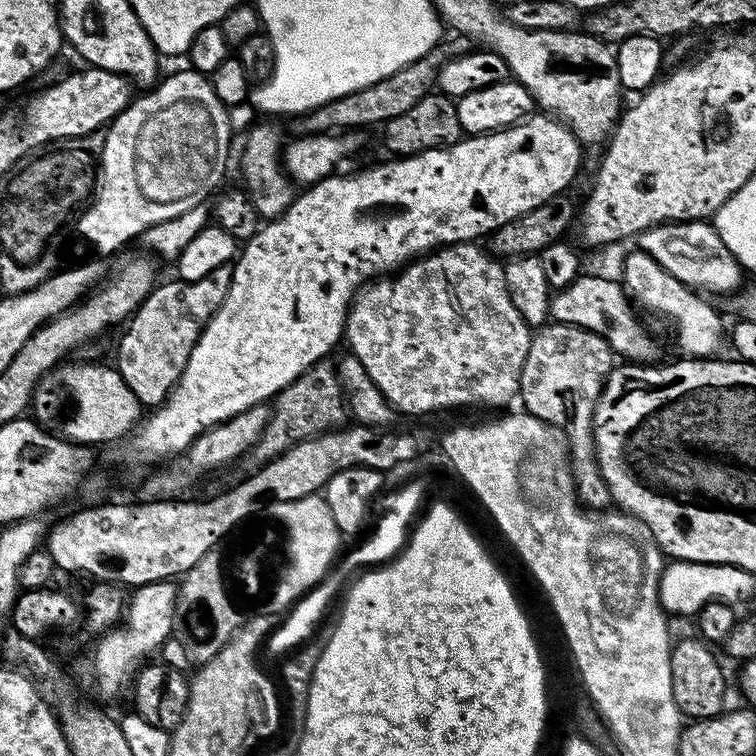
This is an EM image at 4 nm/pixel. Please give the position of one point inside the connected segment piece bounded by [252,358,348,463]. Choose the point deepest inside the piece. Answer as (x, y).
(313, 403)

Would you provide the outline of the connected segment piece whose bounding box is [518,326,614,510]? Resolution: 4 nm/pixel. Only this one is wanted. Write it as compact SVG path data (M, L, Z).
M544 326L532 337L530 350L526 354L526 362L522 366L522 374L520 375L518 400L519 403L524 403L521 404L523 411L530 416L537 416L542 423L550 424L562 433L570 457L572 483L576 486L576 498L583 507L589 510L600 510L613 503L610 490L607 489L607 484L603 481L600 473L599 461L594 455L596 443L592 426L596 403L613 367L612 347L598 333L571 326Z

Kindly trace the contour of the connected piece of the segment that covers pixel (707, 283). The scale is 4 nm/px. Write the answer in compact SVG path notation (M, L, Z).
M683 220L677 224L659 224L647 228L638 237L639 251L645 252L658 266L662 266L678 282L701 293L728 292L732 294L741 287L742 269L740 263L726 250L726 242L716 233L711 223L703 220Z

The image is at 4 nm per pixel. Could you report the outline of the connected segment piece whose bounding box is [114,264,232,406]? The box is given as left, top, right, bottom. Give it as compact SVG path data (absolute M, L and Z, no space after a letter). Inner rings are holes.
M223 264L201 280L173 278L169 284L157 283L148 299L127 321L123 329L125 332L120 336L120 345L116 348L114 367L120 371L126 386L134 390L141 405L163 404L168 393L179 384L200 331L220 307L231 281L232 269Z

